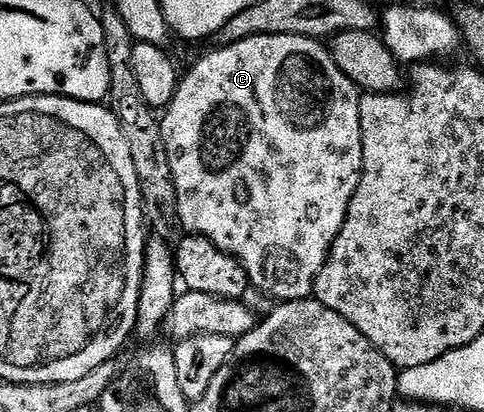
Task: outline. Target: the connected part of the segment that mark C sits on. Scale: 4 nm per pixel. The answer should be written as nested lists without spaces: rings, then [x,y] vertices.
[[[278,34],[277,36],[255,36],[254,38],[246,38],[242,42],[216,46],[213,49],[213,52],[206,53],[185,76],[183,73],[182,79],[177,83],[174,98],[168,103],[168,107],[160,120],[160,138],[166,146],[166,154],[168,155],[170,170],[172,171],[172,181],[176,187],[176,219],[179,227],[184,227],[185,229],[183,231],[185,233],[207,238],[219,252],[225,252],[228,256],[235,256],[241,266],[248,271],[249,285],[255,291],[257,288],[258,291],[265,292],[268,296],[273,296],[273,301],[283,302],[285,300],[309,299],[313,295],[316,287],[318,274],[322,270],[324,263],[328,261],[328,255],[332,249],[334,238],[338,238],[338,234],[342,230],[342,222],[346,222],[348,207],[354,198],[354,194],[358,190],[358,182],[364,169],[362,166],[362,130],[360,129],[360,98],[362,93],[354,82],[350,82],[350,78],[346,78],[346,74],[342,74],[342,70],[338,70],[336,60],[332,56],[331,51],[321,41],[312,40],[308,36],[287,36],[286,34]]]

